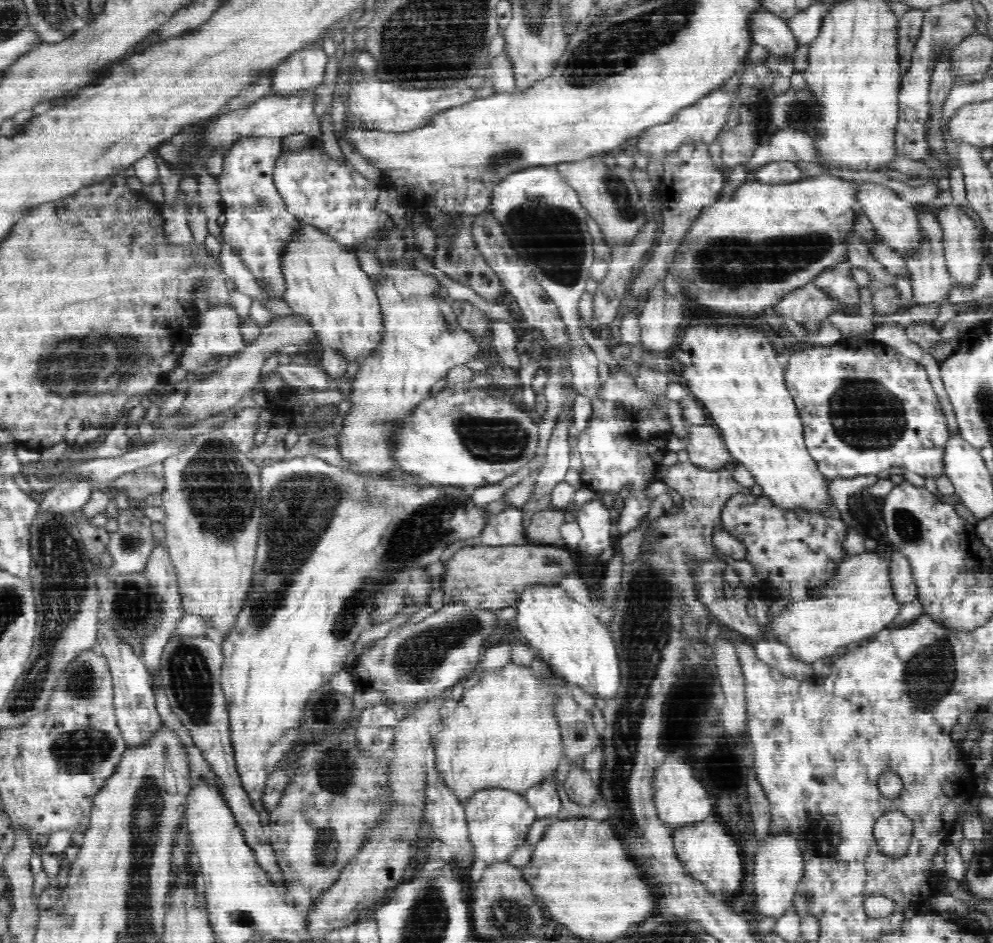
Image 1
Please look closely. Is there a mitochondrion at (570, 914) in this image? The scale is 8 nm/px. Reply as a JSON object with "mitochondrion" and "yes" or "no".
{"mitochondrion":"no"}

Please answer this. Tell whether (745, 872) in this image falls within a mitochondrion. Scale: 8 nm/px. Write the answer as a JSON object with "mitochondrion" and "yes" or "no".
{"mitochondrion":"no"}

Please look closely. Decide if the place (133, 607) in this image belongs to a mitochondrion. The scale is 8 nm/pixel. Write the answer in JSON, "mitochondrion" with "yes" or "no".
{"mitochondrion":"yes"}

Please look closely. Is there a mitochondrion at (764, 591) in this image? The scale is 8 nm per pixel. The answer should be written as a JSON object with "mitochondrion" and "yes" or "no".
{"mitochondrion":"no"}

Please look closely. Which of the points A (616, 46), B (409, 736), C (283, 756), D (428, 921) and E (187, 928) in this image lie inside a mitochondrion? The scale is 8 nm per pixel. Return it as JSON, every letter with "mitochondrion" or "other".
{"A":"mitochondrion","B":"other","C":"other","D":"mitochondrion","E":"other"}

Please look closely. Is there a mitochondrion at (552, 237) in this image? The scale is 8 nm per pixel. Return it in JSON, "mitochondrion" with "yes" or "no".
{"mitochondrion":"yes"}

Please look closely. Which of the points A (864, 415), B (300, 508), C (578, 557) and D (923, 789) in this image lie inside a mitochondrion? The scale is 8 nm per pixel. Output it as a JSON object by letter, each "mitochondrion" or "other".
{"A":"mitochondrion","B":"mitochondrion","C":"other","D":"other"}

